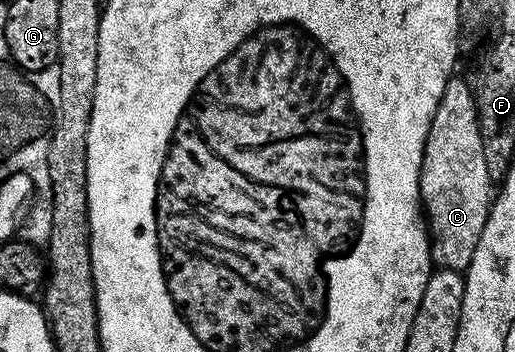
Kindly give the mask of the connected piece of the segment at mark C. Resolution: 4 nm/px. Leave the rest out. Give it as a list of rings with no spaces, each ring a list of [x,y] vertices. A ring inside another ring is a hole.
[[[450,78],[433,114],[431,129],[427,133],[427,141],[423,149],[419,189],[421,206],[429,229],[429,252],[434,264],[447,271],[464,273],[471,265],[471,257],[475,254],[475,245],[479,245],[479,237],[483,237],[483,225],[487,225],[489,209],[495,198],[495,181],[487,173],[487,157],[483,157],[483,141],[481,126],[477,120],[474,88],[472,86],[469,88],[463,80],[457,78]]]

